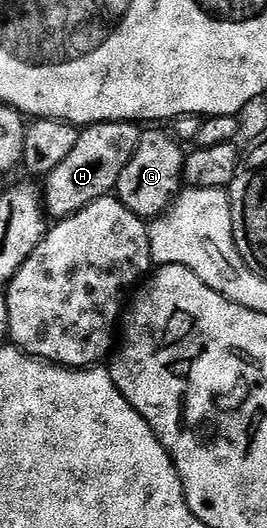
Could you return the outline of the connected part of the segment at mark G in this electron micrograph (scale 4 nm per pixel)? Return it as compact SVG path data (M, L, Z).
M145 128L140 134L138 151L134 151L134 159L126 163L126 171L122 171L118 179L115 196L120 198L127 209L134 211L134 215L145 219L164 216L182 192L185 160L185 146L177 141L167 128Z

